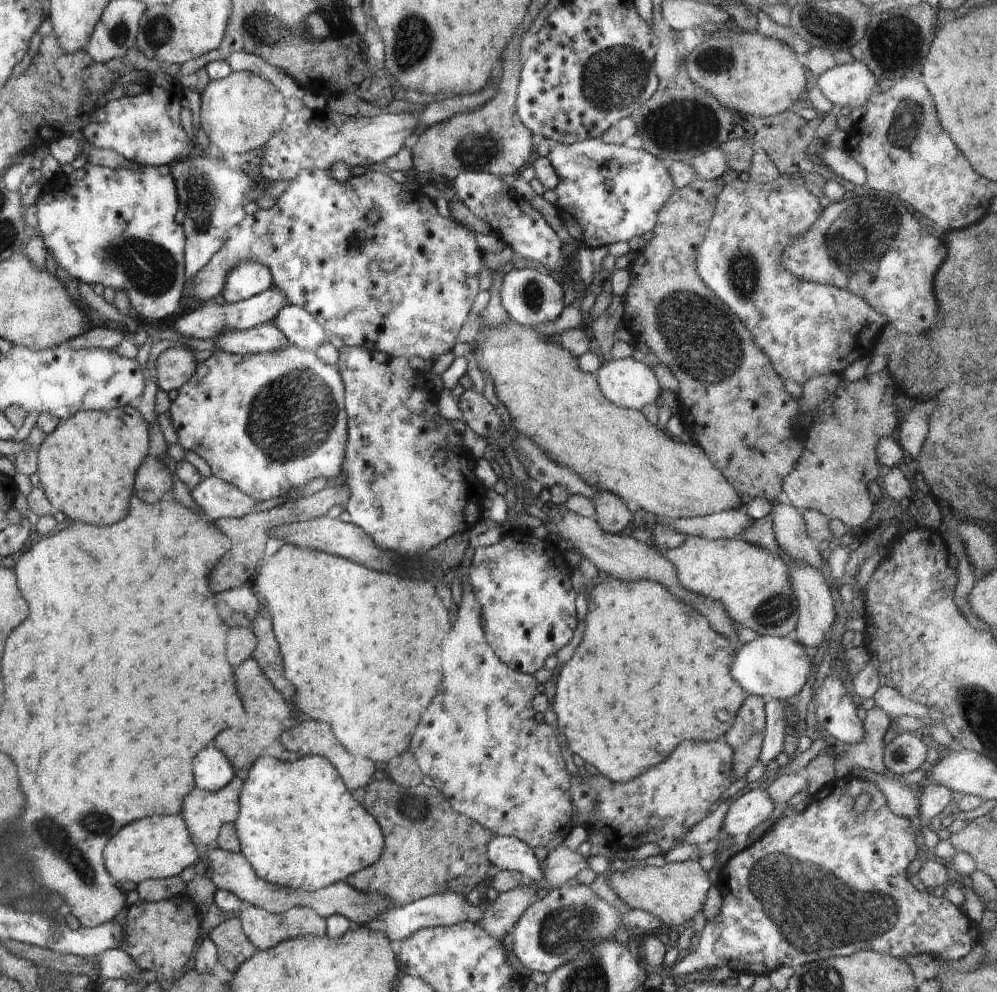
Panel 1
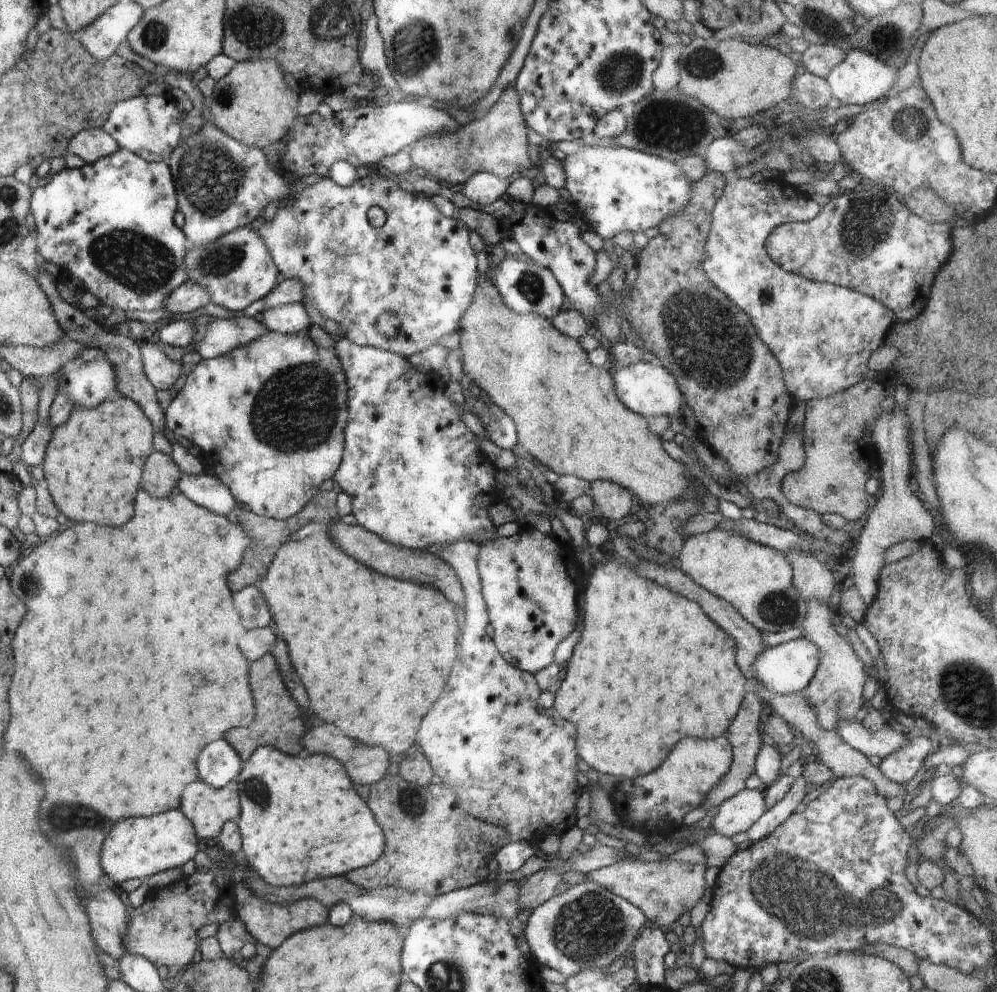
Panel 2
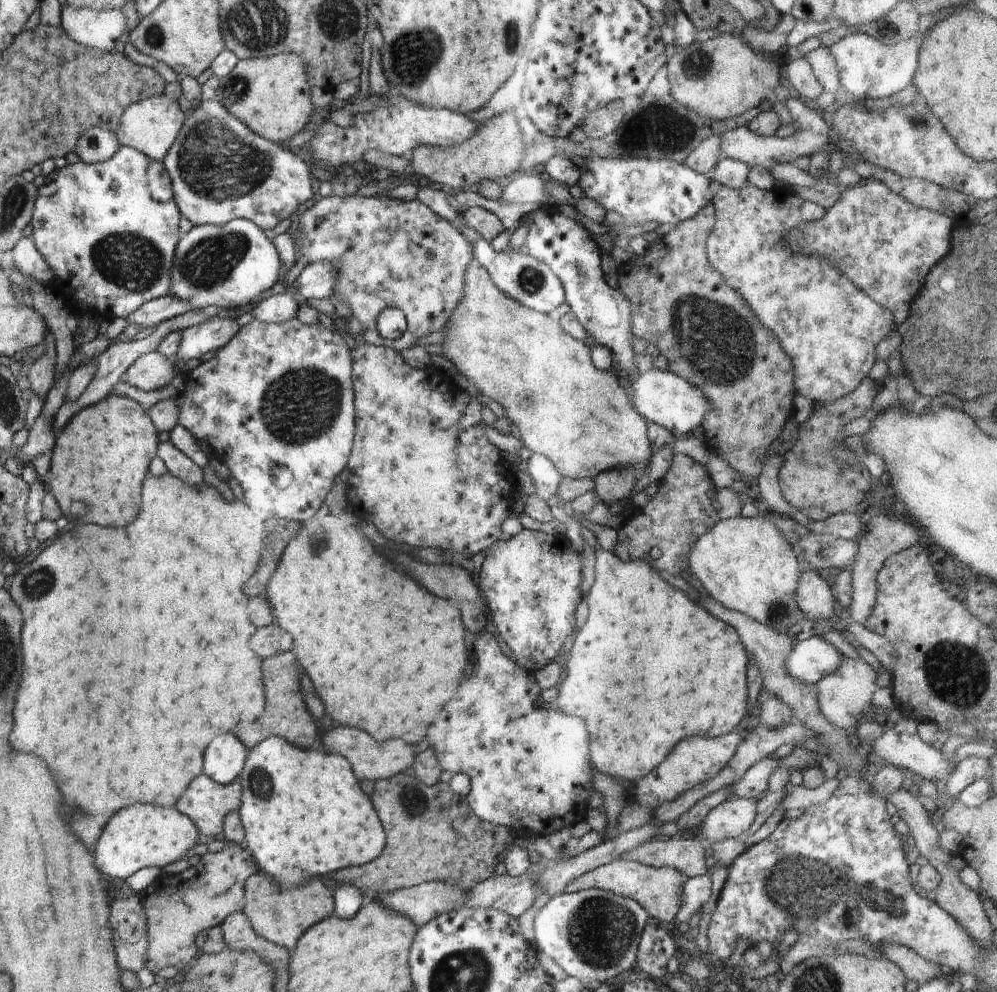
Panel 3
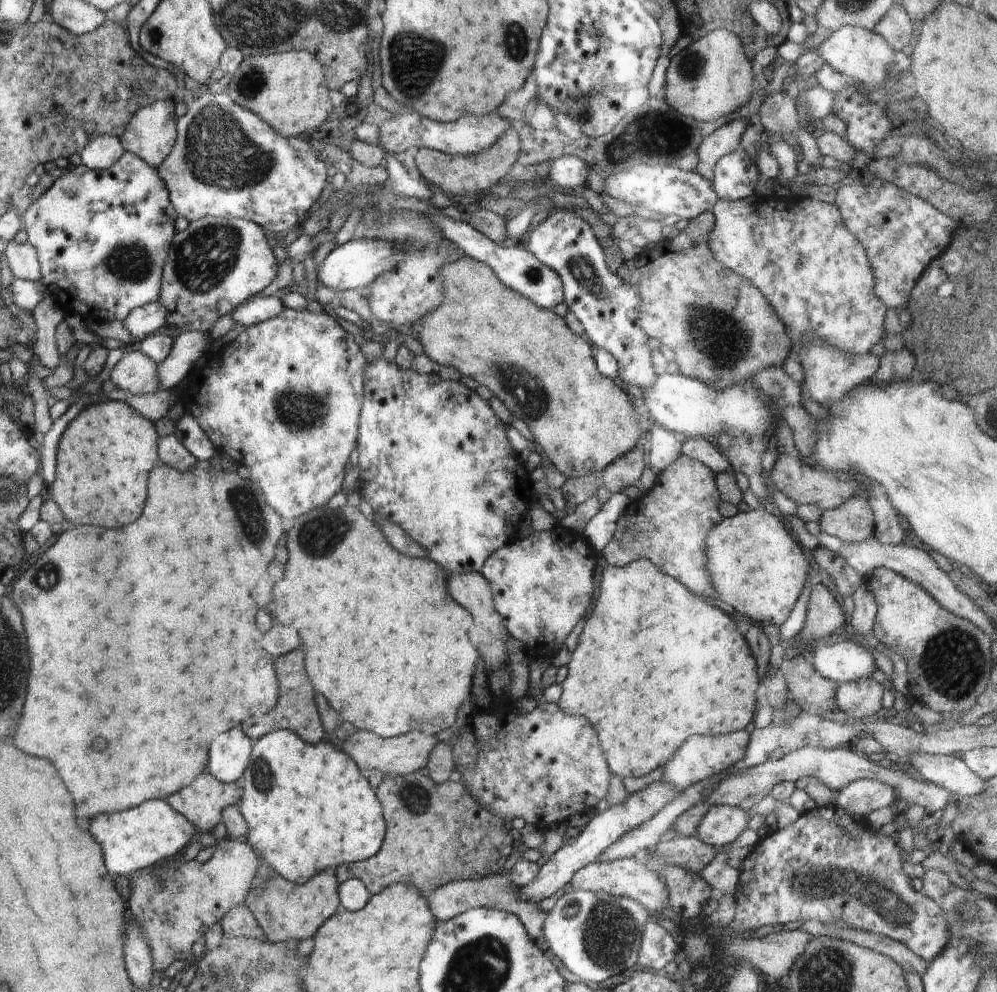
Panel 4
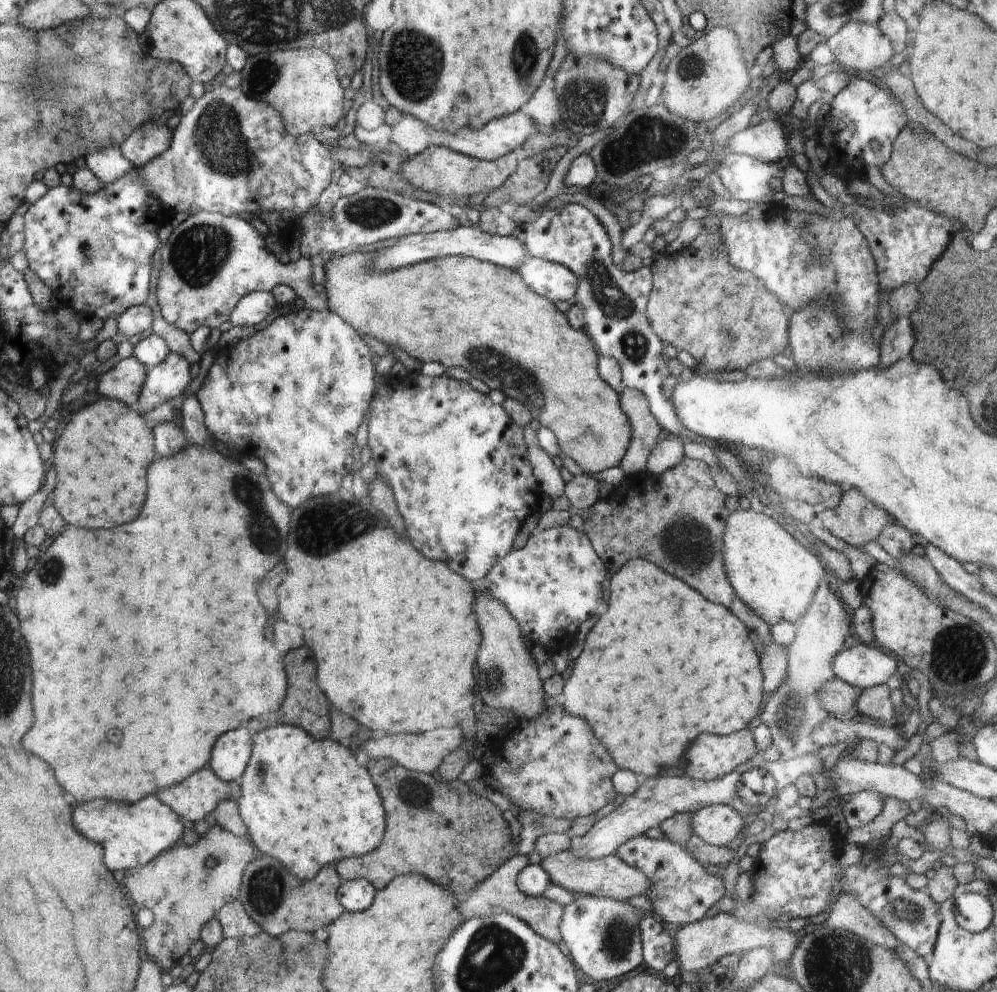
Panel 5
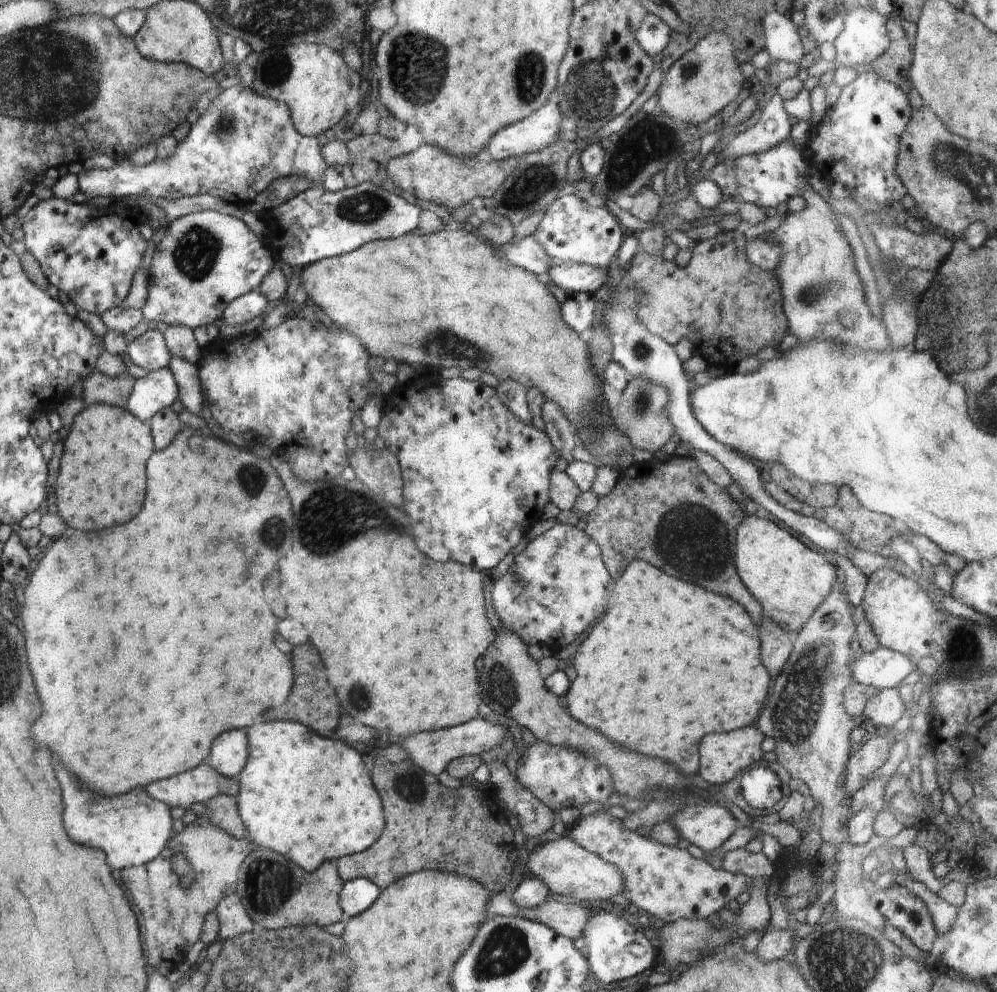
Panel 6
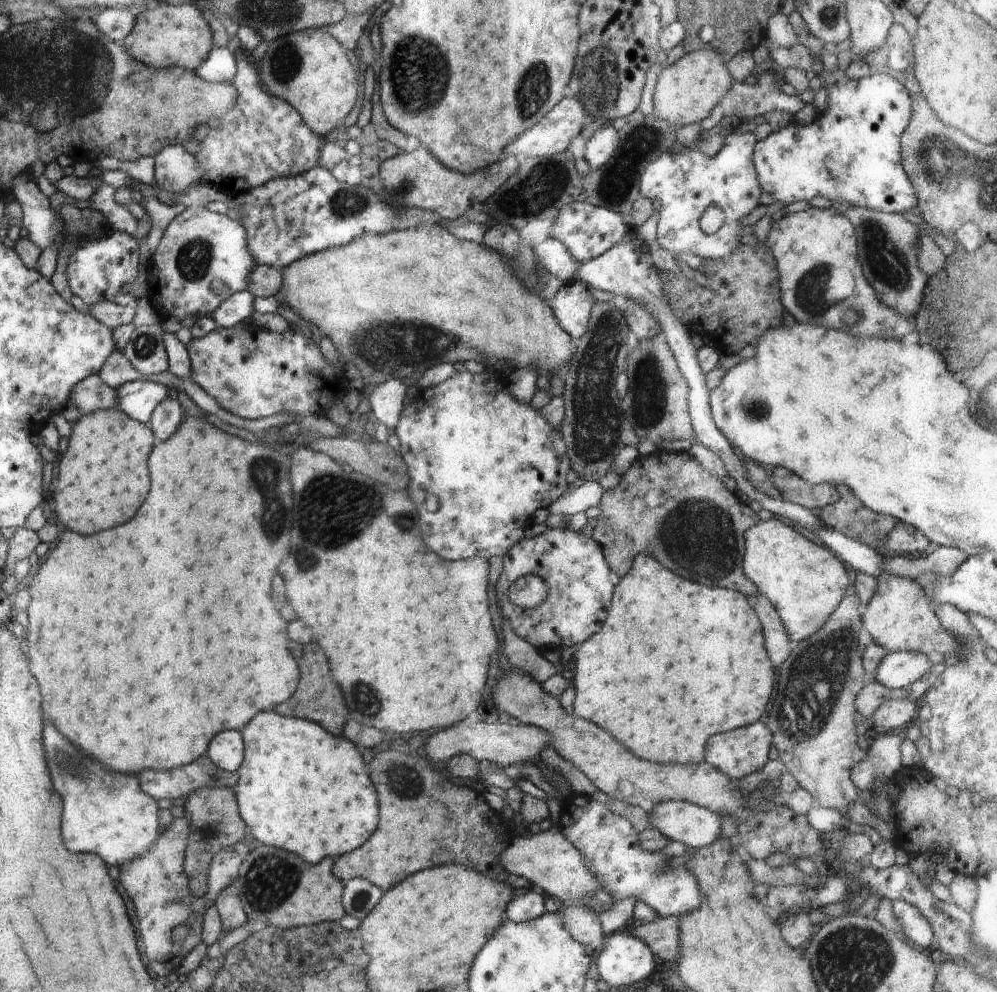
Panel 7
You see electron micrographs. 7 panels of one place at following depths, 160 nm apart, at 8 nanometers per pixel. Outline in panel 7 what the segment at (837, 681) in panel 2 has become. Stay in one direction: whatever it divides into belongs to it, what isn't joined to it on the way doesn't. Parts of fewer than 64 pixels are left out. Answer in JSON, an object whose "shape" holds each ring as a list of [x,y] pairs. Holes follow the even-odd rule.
{"shape":[[[894,698],[882,702],[870,718],[870,725],[880,732],[893,732],[903,729],[916,722],[919,703],[906,698]]]}

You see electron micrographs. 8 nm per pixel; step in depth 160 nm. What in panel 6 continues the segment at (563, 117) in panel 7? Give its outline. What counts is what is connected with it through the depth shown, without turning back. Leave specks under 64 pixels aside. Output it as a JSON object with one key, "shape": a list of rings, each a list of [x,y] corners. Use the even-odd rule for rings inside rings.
{"shape":[[[558,103],[544,104],[522,122],[496,132],[484,150],[488,151],[493,161],[539,152],[559,139],[562,117]]]}

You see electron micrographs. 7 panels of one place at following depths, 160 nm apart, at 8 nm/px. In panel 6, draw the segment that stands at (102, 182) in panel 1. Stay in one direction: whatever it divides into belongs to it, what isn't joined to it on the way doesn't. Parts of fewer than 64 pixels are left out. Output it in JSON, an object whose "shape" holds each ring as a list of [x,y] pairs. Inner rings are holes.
{"shape":[[[57,197],[40,200],[24,218],[24,246],[36,258],[49,284],[68,295],[78,310],[102,315],[115,307],[122,307],[128,296],[132,278],[140,268],[146,240],[140,236],[138,226],[147,224],[149,216],[140,207],[130,207],[115,200],[104,208],[78,204],[73,199]]]}

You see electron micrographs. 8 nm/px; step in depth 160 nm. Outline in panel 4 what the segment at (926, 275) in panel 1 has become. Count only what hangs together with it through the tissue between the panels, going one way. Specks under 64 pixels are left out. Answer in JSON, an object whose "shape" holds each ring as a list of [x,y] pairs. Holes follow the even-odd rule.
{"shape":[[[859,178],[854,183],[844,184],[837,190],[835,205],[840,210],[848,230],[865,248],[876,280],[874,290],[878,298],[888,308],[907,308],[911,290],[916,281],[922,276],[929,262],[943,253],[946,249],[947,239],[959,224],[924,199],[898,188],[895,184],[885,183],[876,178]]]}

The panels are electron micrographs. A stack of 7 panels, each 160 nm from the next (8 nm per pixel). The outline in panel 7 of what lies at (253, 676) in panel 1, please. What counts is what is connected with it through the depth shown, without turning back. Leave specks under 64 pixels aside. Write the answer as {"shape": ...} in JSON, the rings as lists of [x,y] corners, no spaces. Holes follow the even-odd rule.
{"shape":[[[318,644],[304,646],[304,656],[300,662],[300,674],[302,676],[300,676],[299,686],[294,695],[290,700],[274,706],[274,712],[286,714],[288,717],[310,720],[310,722],[324,728],[328,734],[342,737],[346,722],[349,719],[348,708],[346,708],[341,689],[330,678],[326,656]]]}

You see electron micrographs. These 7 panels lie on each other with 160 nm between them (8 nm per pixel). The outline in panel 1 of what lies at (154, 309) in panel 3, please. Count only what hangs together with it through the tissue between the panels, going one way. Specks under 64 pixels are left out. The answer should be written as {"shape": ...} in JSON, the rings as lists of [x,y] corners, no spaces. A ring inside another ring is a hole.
{"shape":[[[302,169],[290,181],[290,186],[277,198],[274,206],[268,210],[261,209],[255,214],[246,215],[242,222],[233,228],[229,240],[225,242],[225,246],[191,280],[190,291],[186,291],[185,296],[181,298],[181,304],[183,305],[181,309],[188,311],[194,304],[200,305],[213,302],[218,294],[224,292],[226,277],[237,262],[258,261],[271,270],[273,282],[285,292],[287,302],[305,308],[323,326],[326,334],[336,334],[348,346],[360,346],[369,351],[380,351],[389,354],[391,357],[408,360],[412,356],[420,356],[422,360],[430,360],[430,358],[439,357],[451,351],[457,344],[458,332],[462,324],[467,320],[474,297],[480,292],[478,275],[480,274],[480,268],[482,268],[483,252],[476,244],[473,231],[465,229],[464,225],[452,218],[443,217],[428,195],[420,192],[420,190],[413,191],[410,187],[403,187],[400,183],[394,181],[389,174],[370,169],[363,175],[351,176],[345,183],[341,183],[334,180],[328,171]],[[370,212],[376,212],[380,216],[378,222],[370,224]]]}

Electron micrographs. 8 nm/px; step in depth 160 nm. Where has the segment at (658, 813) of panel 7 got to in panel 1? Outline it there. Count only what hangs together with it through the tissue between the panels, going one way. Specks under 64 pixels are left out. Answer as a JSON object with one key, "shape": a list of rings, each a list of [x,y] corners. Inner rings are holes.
{"shape":[[[752,789],[730,804],[723,820],[728,837],[747,837],[773,811],[775,803],[765,790]]]}

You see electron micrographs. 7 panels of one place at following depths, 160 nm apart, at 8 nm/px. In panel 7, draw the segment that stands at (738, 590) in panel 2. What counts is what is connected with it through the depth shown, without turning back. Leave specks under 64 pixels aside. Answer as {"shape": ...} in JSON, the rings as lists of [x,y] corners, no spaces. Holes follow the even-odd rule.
{"shape":[[[772,517],[750,526],[744,538],[744,575],[756,586],[757,592],[766,596],[774,606],[786,626],[788,638],[800,642],[814,636],[834,612],[850,585],[844,564],[824,544],[811,542],[778,518]]]}

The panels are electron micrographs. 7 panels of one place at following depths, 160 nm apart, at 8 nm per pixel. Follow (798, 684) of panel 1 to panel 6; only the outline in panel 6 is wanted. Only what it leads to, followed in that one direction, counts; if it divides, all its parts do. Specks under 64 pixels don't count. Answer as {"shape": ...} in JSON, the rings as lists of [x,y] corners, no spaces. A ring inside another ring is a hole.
{"shape":[[[881,645],[872,652],[860,651],[852,664],[853,682],[876,690],[898,688],[902,680],[917,669],[916,661]]]}

